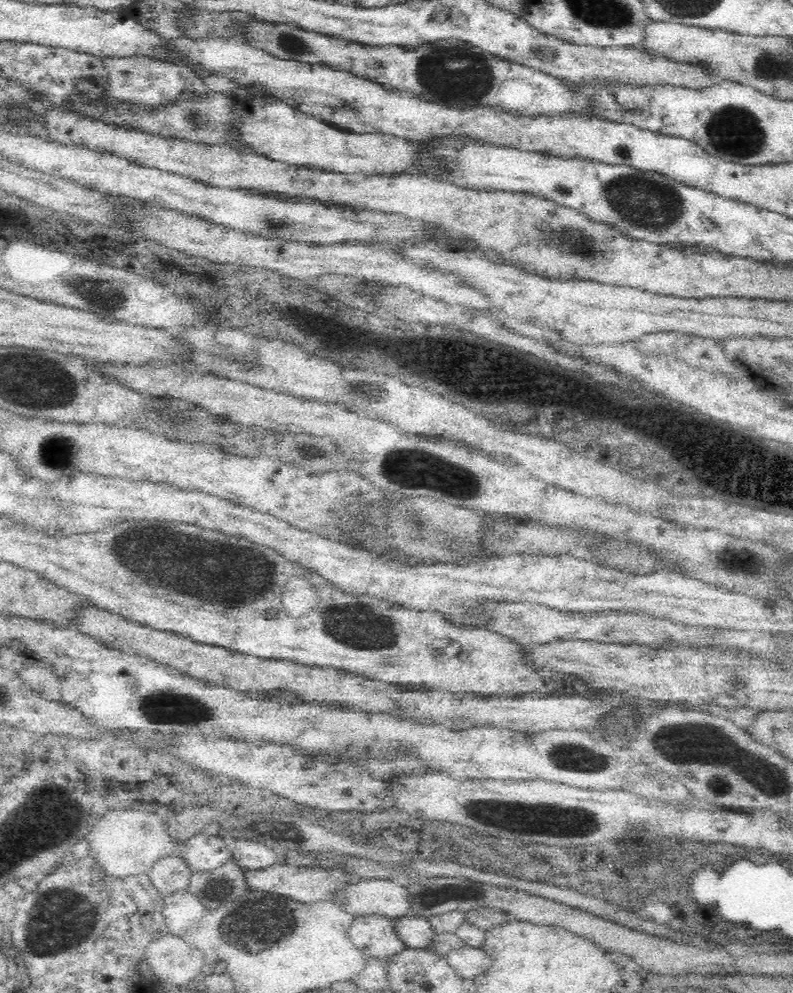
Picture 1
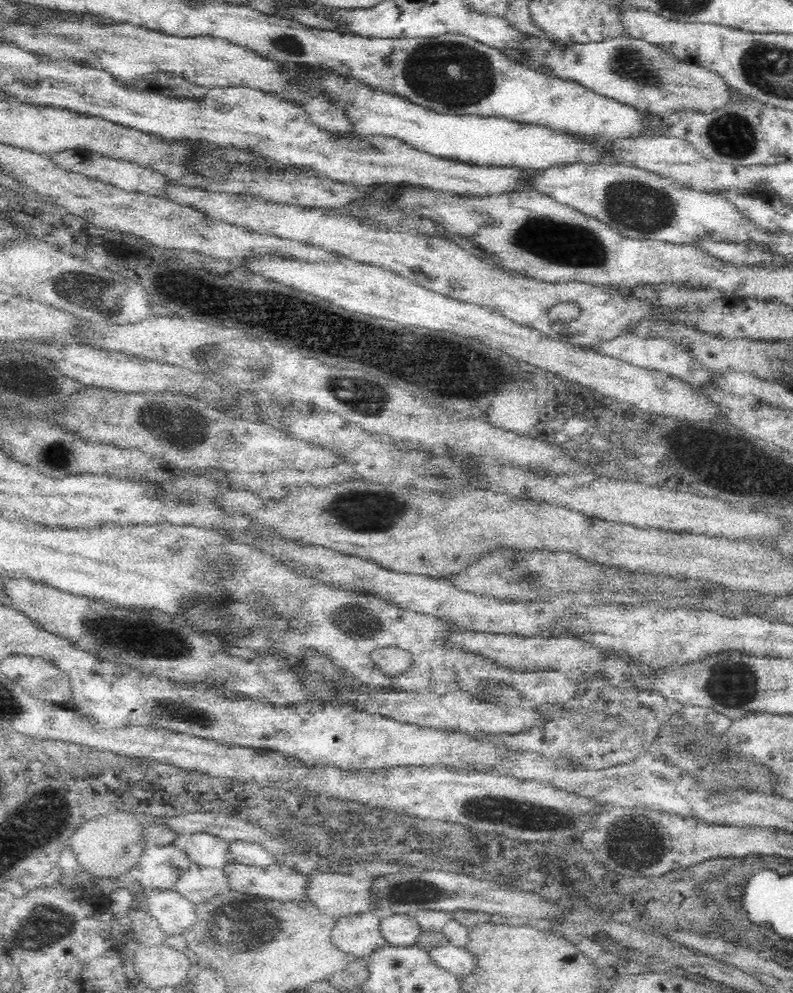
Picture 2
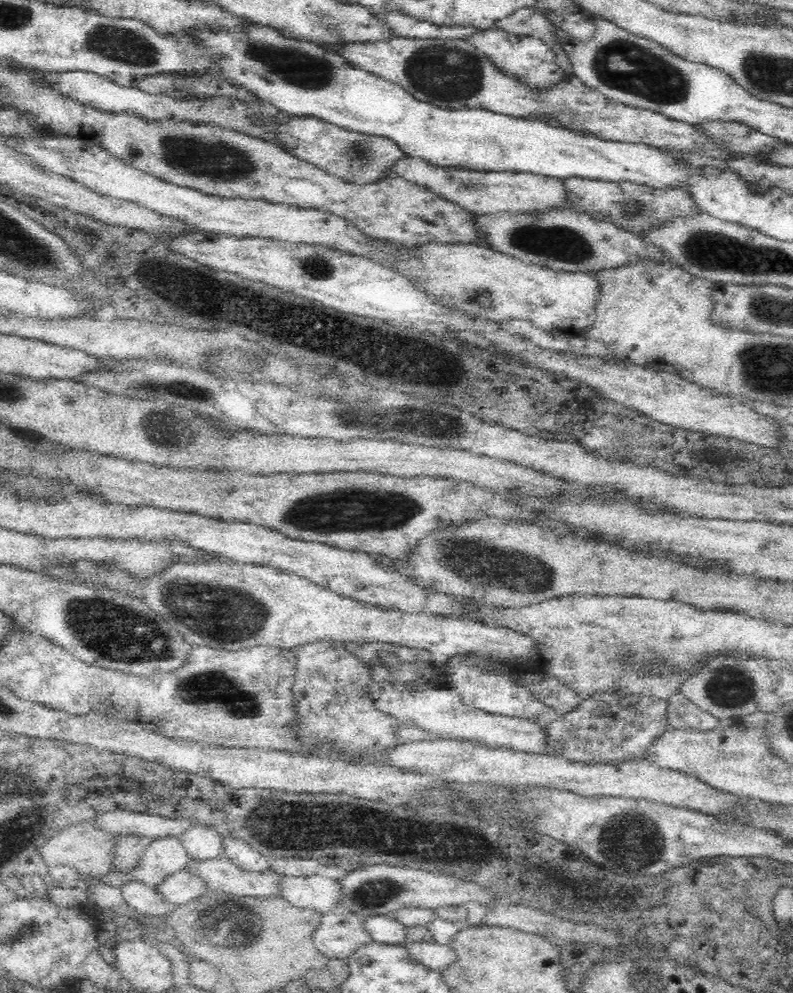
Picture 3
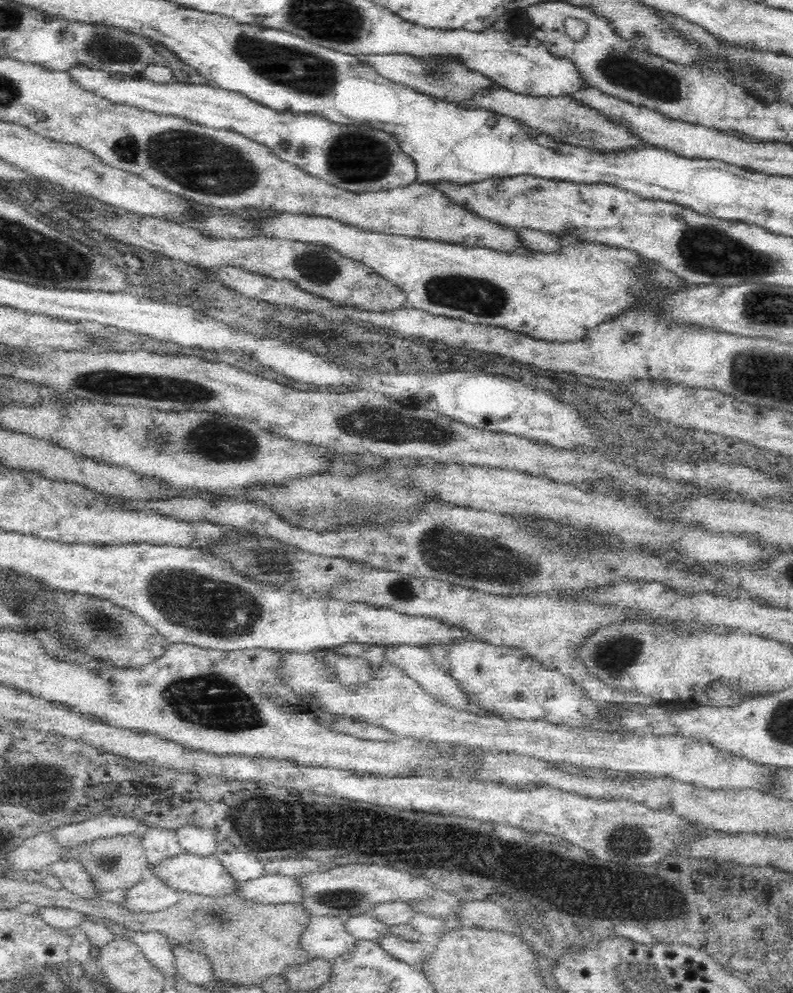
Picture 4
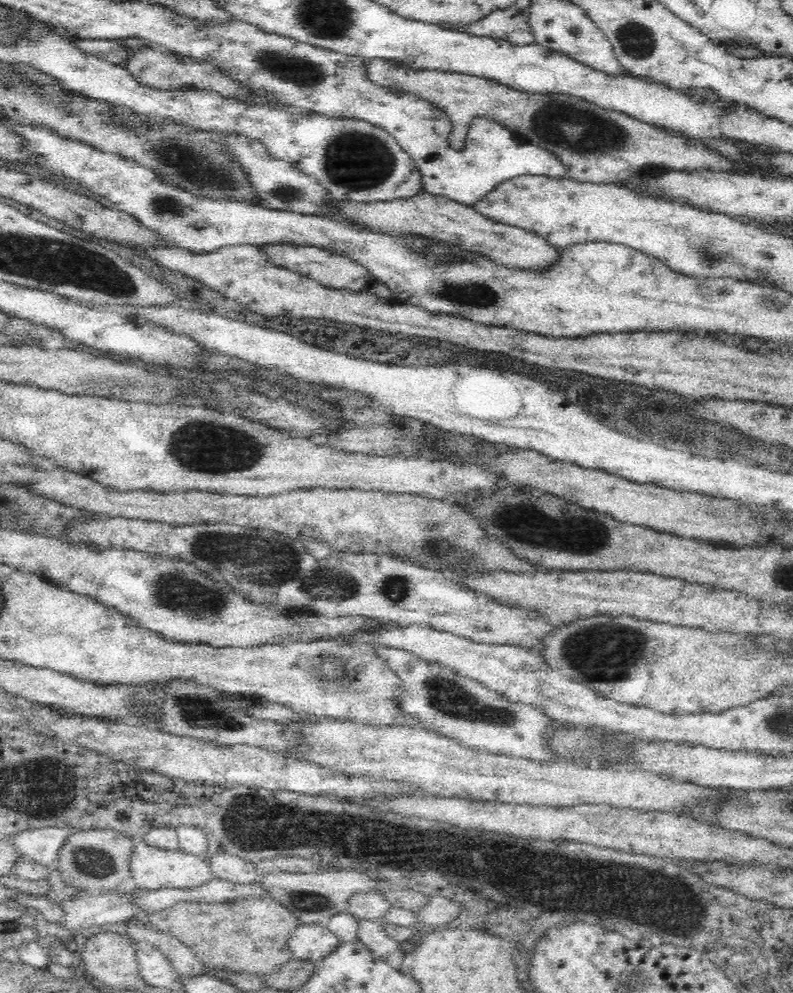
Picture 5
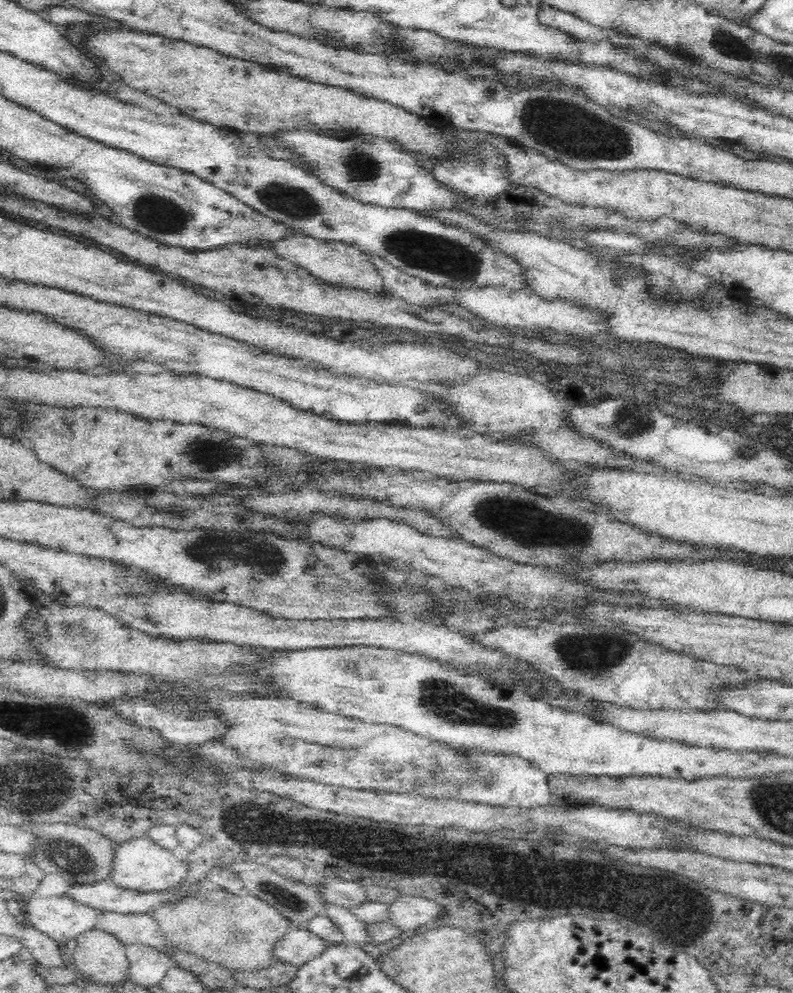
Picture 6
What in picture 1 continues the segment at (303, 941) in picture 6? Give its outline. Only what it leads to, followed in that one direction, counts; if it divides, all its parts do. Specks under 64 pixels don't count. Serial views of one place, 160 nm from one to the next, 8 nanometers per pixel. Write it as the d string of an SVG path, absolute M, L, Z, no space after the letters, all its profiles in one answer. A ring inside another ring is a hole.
M358 915L348 934L354 944L372 954L371 959L378 956L381 962L407 949L406 943L398 937L394 919L384 915Z

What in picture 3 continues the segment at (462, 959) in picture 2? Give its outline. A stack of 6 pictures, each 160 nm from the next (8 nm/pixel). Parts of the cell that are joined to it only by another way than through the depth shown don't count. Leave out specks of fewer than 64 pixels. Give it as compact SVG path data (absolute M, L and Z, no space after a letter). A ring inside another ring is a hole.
M405 942L404 946L410 949L416 961L434 970L444 971L448 966L458 962L458 954L450 945L436 942Z

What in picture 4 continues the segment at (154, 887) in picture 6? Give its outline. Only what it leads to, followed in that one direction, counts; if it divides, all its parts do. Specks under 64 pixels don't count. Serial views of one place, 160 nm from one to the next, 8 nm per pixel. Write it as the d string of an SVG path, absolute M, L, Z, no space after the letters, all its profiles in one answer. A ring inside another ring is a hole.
M184 852L160 862L156 868L148 871L150 874L158 875L170 887L208 896L234 894L242 886L214 855L200 856Z

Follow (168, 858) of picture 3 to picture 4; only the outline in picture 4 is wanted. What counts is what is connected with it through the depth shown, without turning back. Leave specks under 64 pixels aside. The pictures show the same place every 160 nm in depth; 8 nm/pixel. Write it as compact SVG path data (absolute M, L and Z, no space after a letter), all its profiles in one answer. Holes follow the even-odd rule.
M151 827L143 836L147 866L149 871L156 868L160 862L180 856L185 850L180 846L175 828Z

